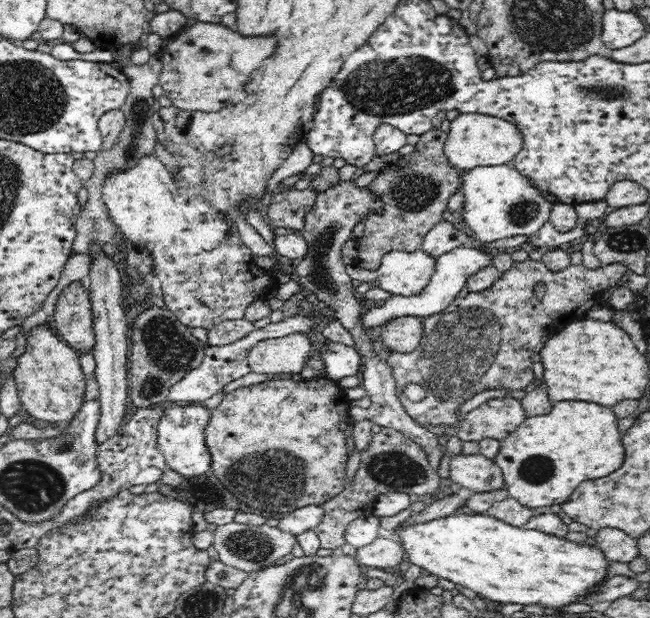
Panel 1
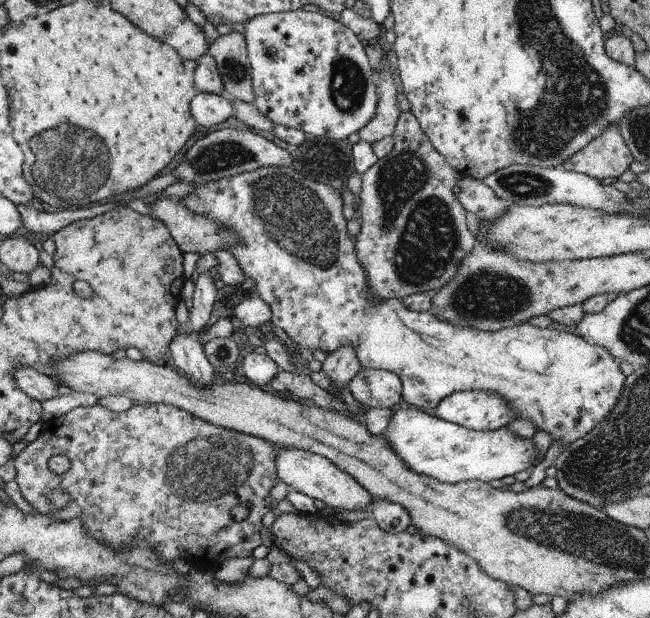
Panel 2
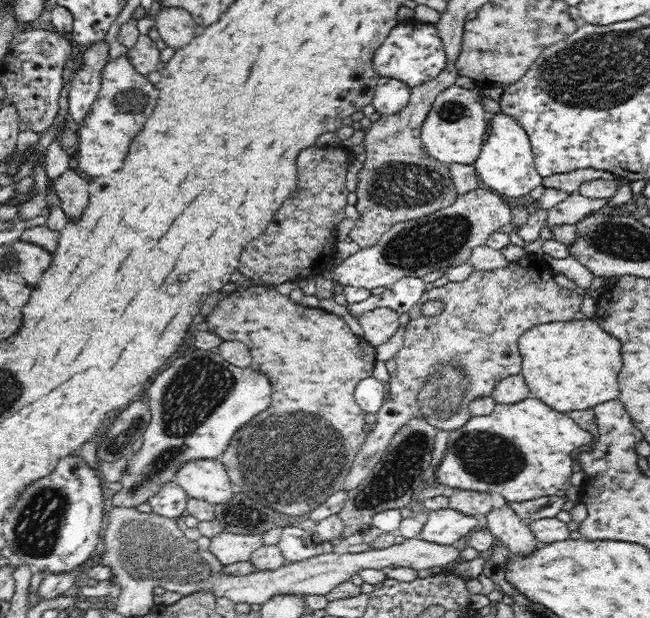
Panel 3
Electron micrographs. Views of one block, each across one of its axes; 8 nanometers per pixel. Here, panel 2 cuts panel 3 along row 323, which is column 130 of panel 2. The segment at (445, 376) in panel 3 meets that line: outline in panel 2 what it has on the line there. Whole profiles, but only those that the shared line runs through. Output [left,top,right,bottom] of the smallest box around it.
[13,403,279,571]

